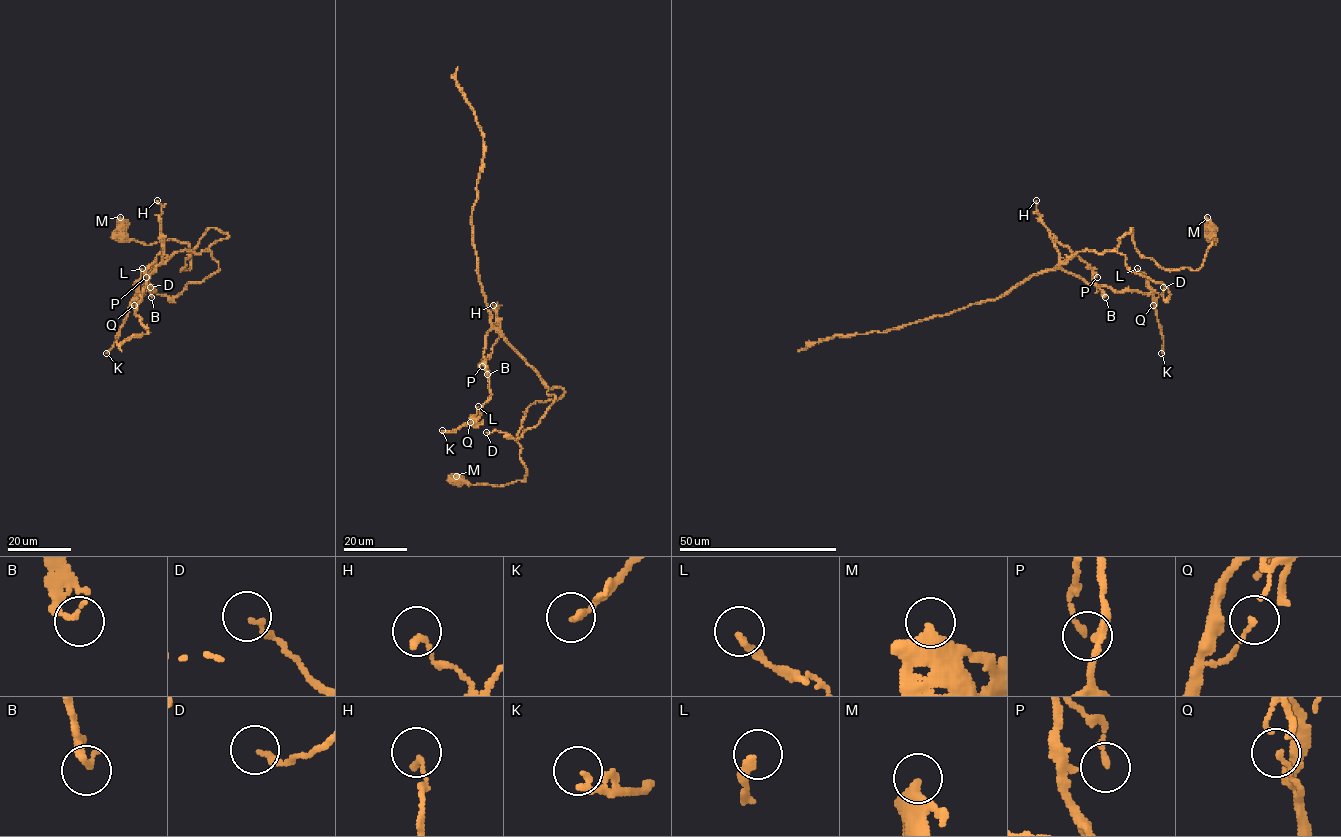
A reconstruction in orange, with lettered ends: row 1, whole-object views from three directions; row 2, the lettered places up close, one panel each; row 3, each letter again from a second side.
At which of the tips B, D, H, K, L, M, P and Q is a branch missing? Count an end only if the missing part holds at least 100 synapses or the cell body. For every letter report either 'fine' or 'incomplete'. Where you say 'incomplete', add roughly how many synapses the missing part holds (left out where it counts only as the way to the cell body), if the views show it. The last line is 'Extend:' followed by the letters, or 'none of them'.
B: fine
D: fine
H: fine
K: fine
L: fine
M: fine
P: fine
Q: fine
Extend: none of them

